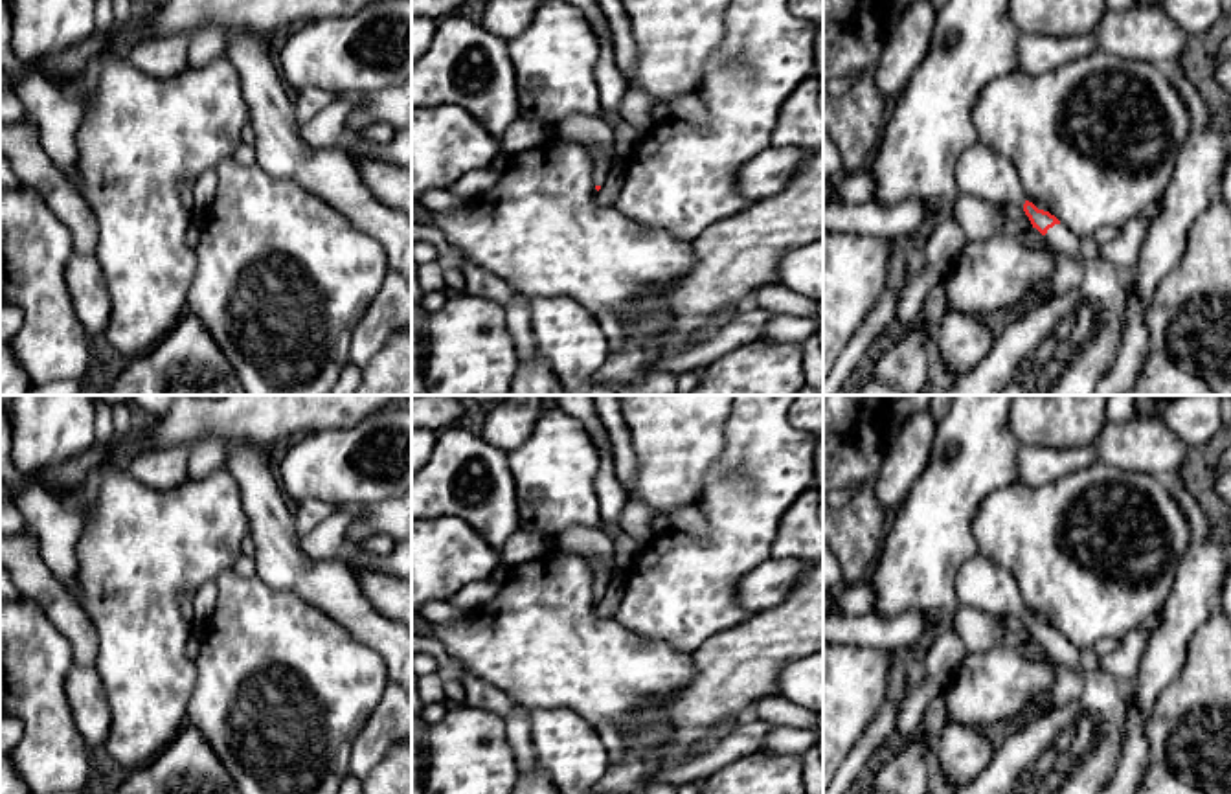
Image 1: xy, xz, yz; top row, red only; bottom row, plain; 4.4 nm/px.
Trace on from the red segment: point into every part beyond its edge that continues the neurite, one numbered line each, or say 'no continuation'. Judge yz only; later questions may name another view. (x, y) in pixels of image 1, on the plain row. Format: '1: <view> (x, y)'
1: yz (983, 585)
2: yz (1061, 651)

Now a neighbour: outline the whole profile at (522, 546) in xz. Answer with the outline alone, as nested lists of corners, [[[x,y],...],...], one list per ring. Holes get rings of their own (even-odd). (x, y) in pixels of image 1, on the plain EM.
[[[520,527],[507,539],[502,551],[502,564],[513,570],[548,553],[551,548],[555,548],[555,539],[542,537]]]

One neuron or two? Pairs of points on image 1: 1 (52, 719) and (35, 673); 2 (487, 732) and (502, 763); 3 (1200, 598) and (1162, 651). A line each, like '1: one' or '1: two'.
1: one
2: one
3: one

